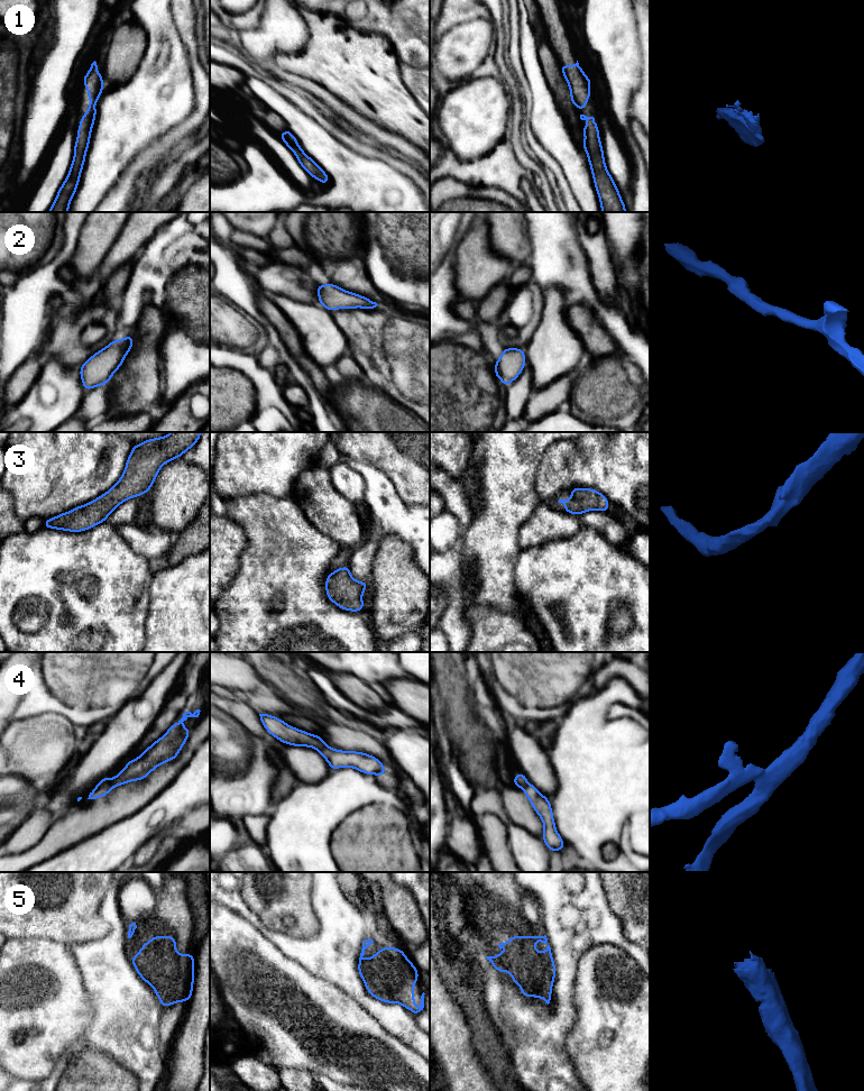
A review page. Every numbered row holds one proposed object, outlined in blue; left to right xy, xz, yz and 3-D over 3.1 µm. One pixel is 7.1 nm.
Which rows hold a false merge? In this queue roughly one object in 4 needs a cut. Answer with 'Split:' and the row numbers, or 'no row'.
Split: 4

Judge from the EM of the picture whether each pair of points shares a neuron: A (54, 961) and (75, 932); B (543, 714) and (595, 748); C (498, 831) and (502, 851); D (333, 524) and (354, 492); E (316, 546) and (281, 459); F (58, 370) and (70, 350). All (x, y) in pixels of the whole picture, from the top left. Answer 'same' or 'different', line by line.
A: different
B: different
C: same
D: different
E: different
F: different

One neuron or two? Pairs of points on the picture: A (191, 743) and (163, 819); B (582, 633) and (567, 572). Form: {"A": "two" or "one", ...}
{"A": "two", "B": "one"}

